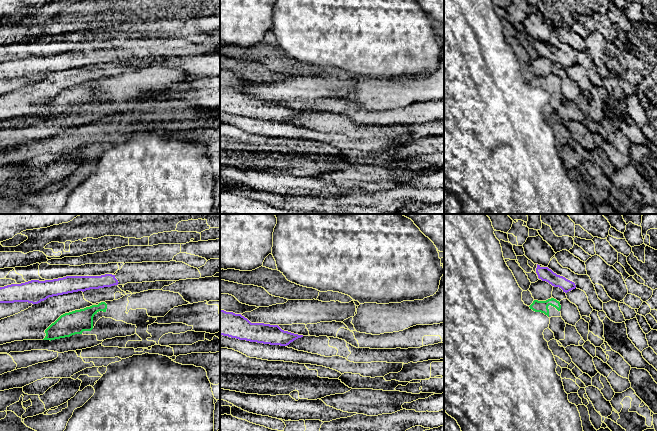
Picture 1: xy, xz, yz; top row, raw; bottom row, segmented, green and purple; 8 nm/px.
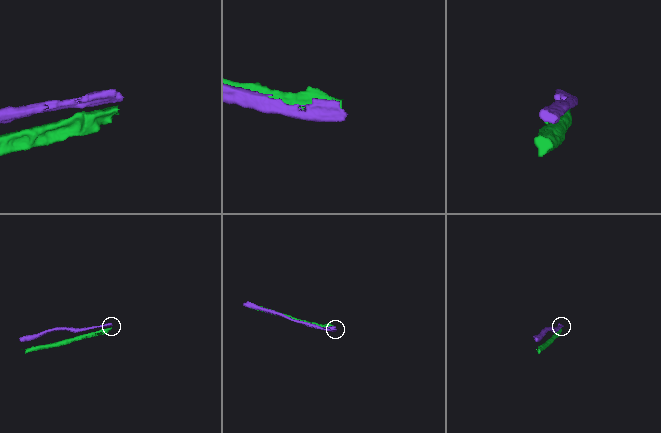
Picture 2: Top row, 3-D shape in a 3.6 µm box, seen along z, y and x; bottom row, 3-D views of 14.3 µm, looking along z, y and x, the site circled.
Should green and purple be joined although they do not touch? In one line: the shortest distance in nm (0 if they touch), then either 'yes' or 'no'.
gap 90 nm; no

